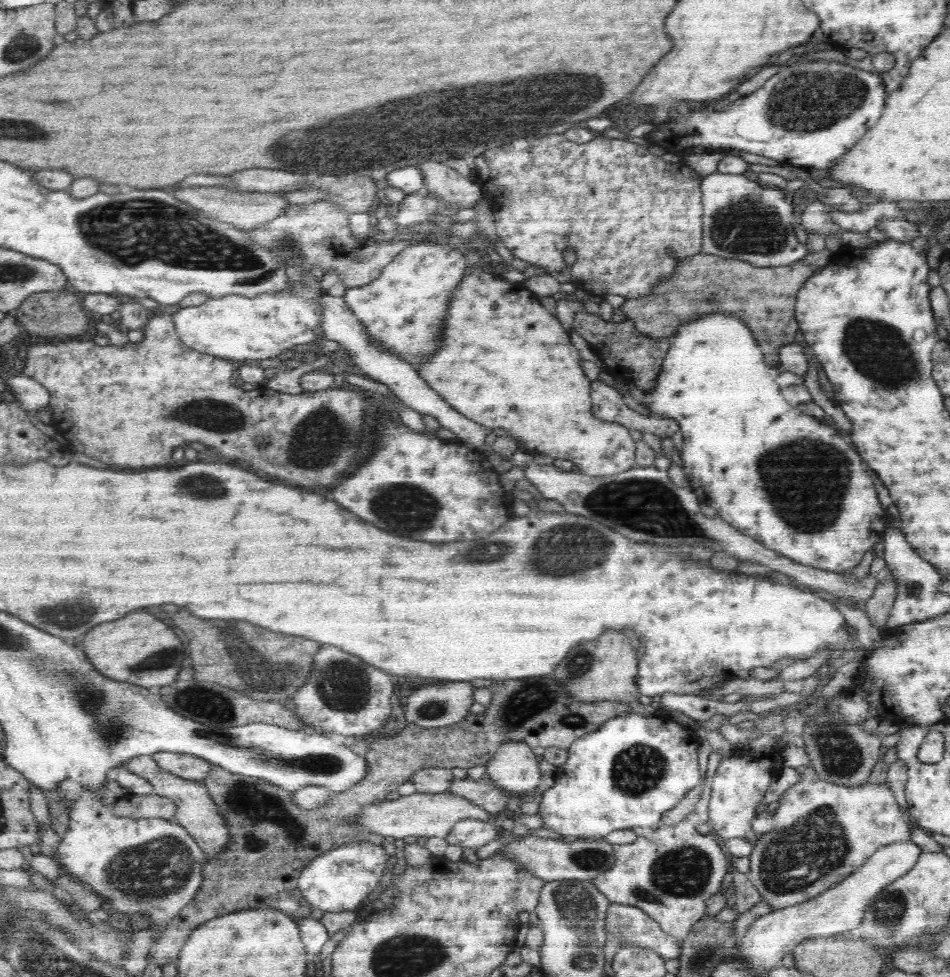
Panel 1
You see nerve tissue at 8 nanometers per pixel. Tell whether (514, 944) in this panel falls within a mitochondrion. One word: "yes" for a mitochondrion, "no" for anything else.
no

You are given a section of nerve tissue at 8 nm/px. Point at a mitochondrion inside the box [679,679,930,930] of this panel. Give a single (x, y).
(799, 856)

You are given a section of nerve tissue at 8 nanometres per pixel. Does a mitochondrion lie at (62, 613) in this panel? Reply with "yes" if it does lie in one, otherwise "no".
yes

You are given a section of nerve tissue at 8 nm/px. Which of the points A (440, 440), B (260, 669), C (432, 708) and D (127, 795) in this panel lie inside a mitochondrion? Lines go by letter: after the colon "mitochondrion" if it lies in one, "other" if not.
A: other
B: mitochondrion
C: mitochondrion
D: other

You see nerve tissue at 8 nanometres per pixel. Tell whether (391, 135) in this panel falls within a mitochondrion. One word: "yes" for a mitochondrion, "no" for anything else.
yes

